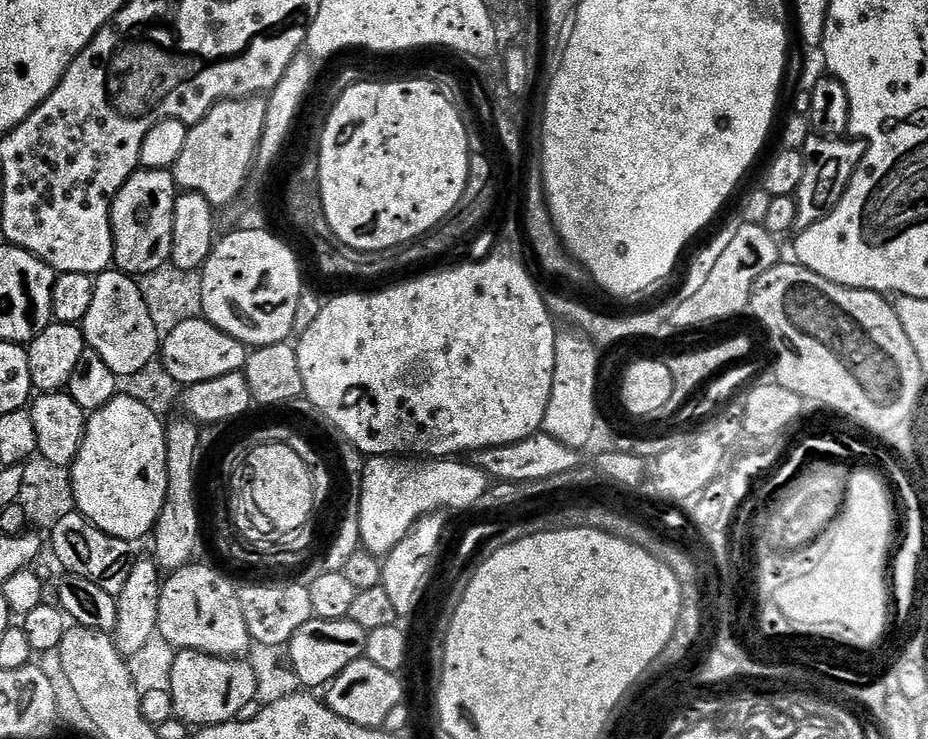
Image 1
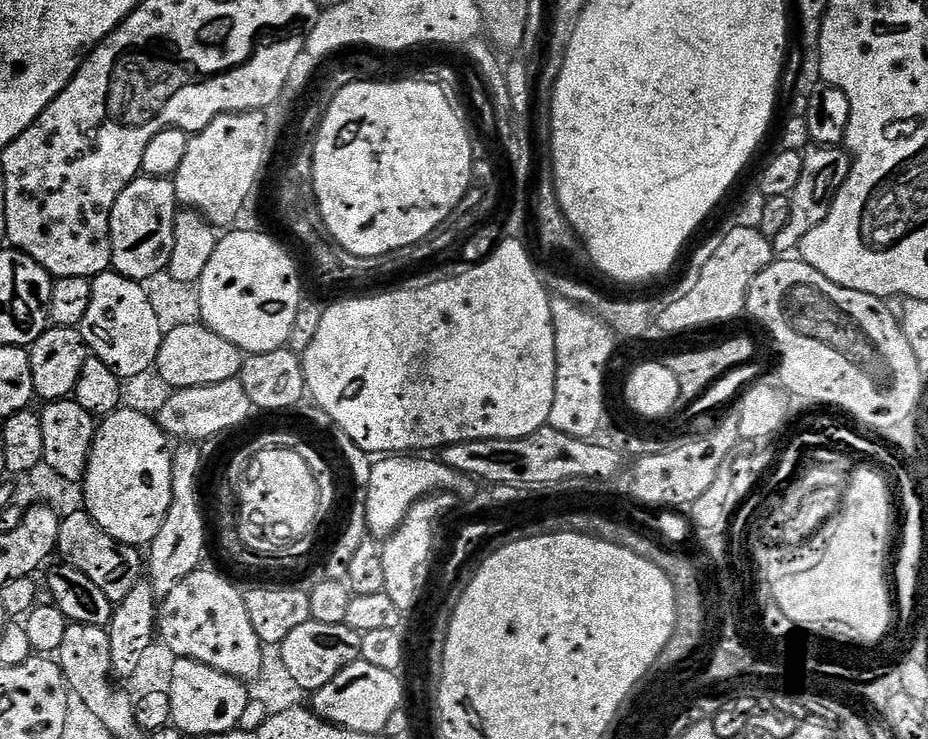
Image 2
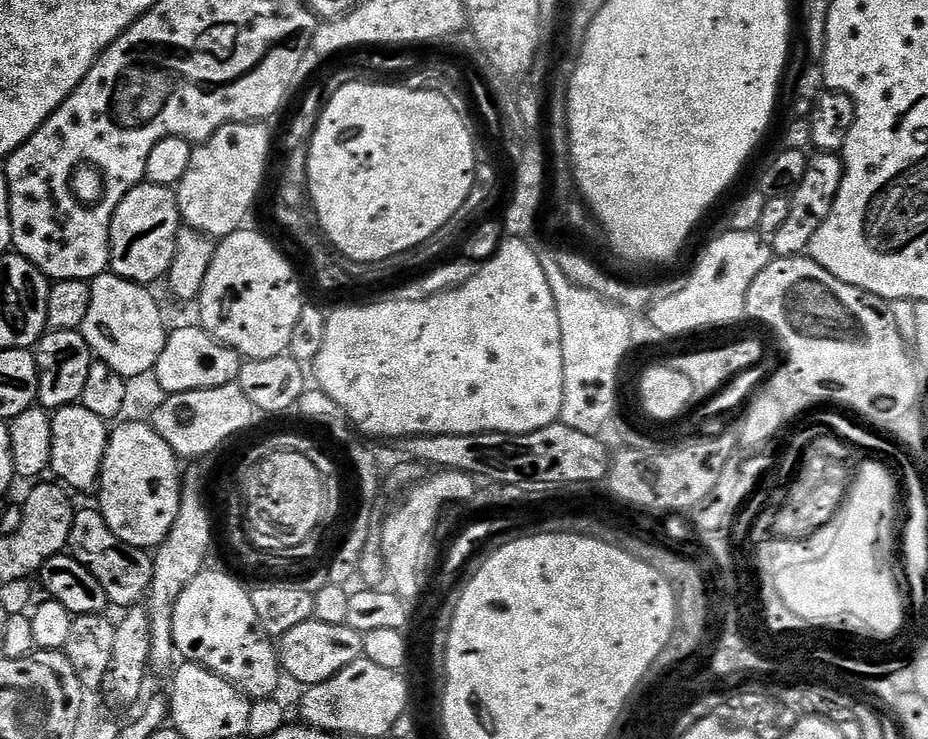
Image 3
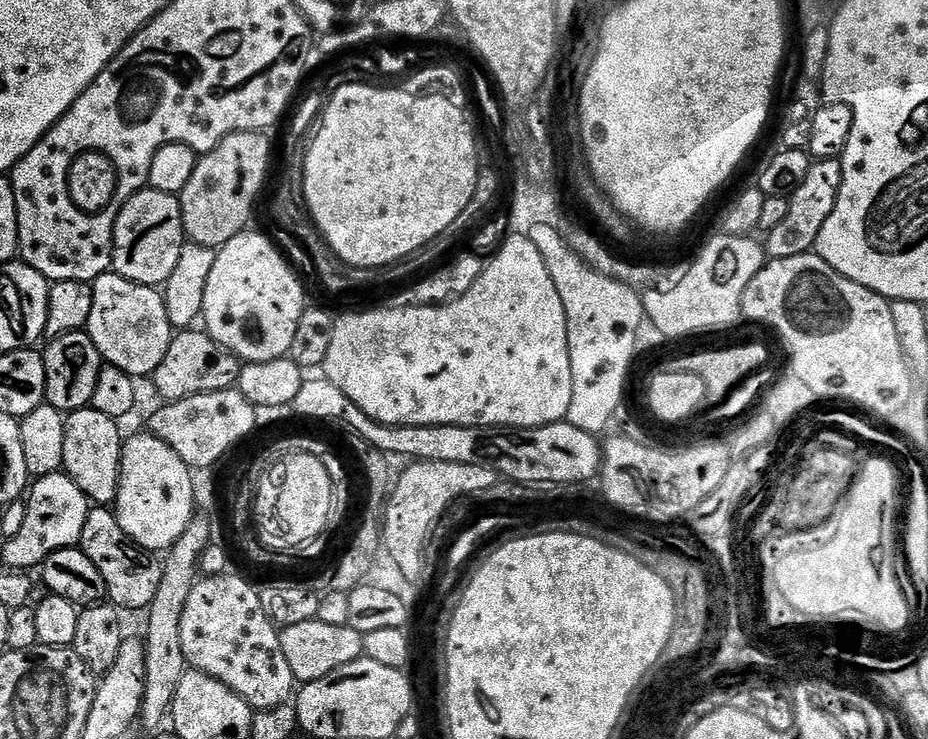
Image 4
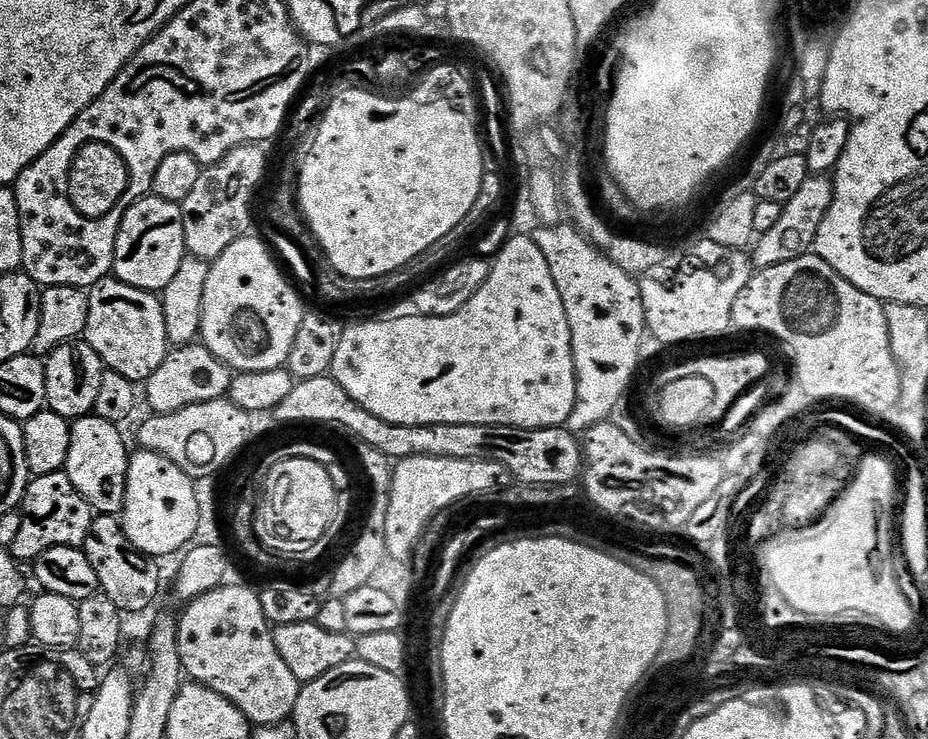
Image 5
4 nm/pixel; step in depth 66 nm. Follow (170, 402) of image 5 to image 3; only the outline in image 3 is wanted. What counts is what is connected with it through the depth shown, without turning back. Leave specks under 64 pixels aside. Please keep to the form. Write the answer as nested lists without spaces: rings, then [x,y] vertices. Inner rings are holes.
[[[202,326],[196,328],[172,328],[166,338],[166,346],[162,346],[162,354],[158,354],[158,362],[155,373],[162,390],[167,394],[182,394],[190,390],[214,390],[218,386],[235,384],[240,379],[240,365],[242,357],[240,353],[217,342],[214,337]]]

